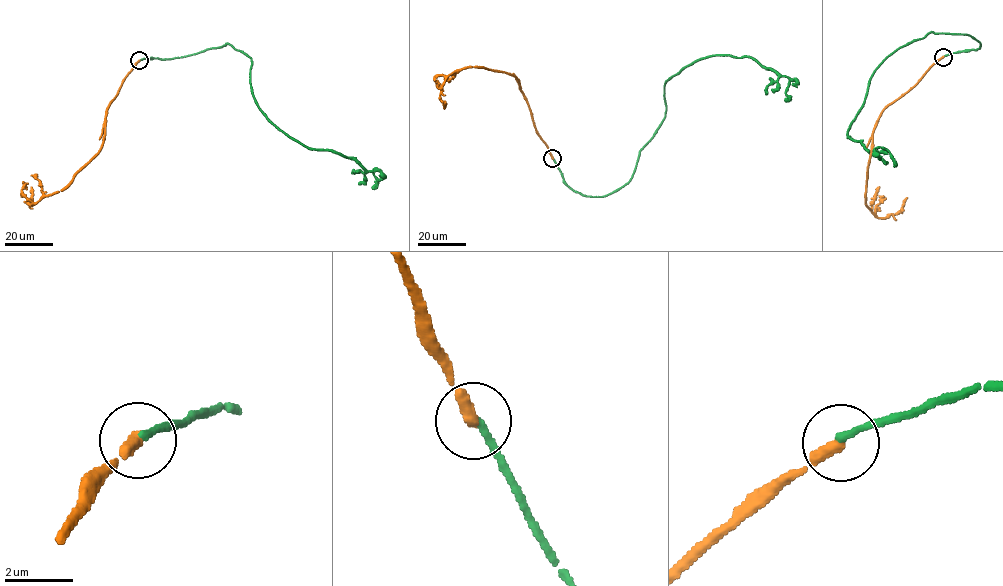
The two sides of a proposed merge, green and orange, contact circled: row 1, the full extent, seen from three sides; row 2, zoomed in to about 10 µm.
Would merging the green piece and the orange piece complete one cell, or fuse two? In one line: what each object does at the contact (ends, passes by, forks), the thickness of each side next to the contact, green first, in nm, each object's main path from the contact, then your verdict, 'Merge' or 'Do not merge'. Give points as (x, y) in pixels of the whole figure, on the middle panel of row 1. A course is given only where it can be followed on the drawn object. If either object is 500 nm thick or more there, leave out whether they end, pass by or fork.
At the ring green ends. At the ring orange ends. Thickness 200 nm (green) against 380 nm. Course of green: (553, 158), (585, 196), (622, 187), (665, 115), (664, 84), (710, 56), (749, 57), (785, 75), (785, 99). Course of orange: (552, 158), (535, 128), (527, 100), (514, 76), (474, 66), (455, 70), (446, 77), (441, 90), (443, 108). Do not merge

